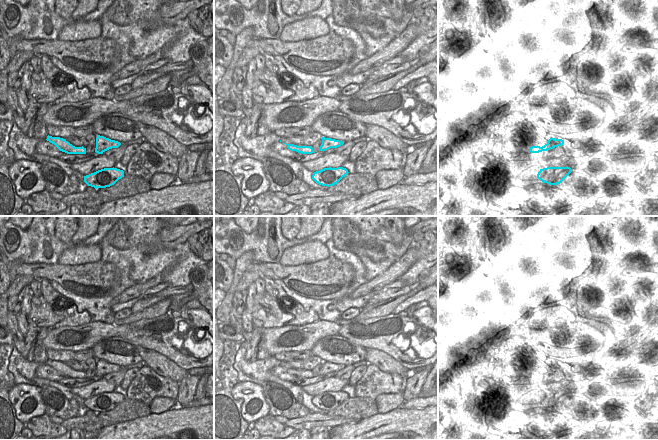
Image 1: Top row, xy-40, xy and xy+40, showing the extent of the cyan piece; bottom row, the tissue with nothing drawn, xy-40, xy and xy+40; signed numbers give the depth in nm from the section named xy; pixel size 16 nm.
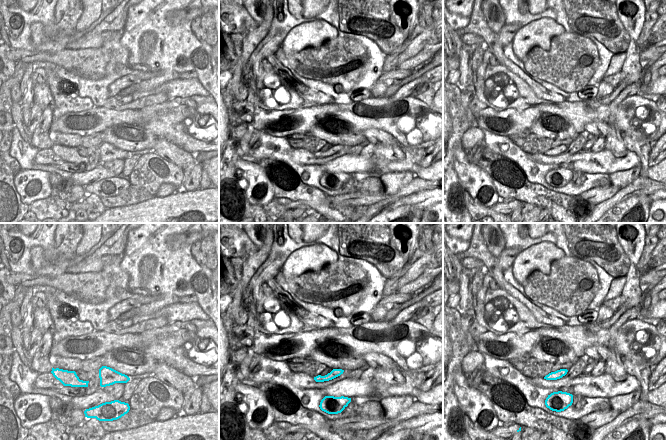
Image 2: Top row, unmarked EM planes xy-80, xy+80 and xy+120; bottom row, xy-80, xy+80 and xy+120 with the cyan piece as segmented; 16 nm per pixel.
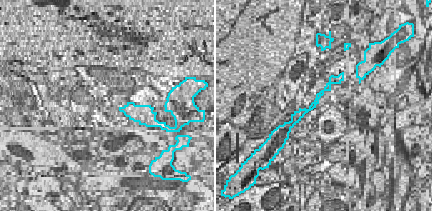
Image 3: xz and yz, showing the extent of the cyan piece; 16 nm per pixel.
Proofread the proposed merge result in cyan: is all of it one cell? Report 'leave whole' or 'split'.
leave whole

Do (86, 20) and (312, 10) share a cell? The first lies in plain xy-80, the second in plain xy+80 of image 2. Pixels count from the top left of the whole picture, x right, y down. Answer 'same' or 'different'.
same

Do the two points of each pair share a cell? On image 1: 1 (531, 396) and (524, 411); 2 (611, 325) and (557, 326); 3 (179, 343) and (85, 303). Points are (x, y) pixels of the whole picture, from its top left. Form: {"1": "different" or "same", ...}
{"1": "different", "2": "same", "3": "different"}

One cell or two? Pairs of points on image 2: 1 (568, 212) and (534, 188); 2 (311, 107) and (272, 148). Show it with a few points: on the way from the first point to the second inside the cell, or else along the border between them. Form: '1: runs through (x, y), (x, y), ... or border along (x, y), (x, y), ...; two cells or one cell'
1: runs through (558, 210), (552, 205), (544, 203), (539, 198); one cell
2: border along (260, 131), (274, 136), (285, 137); two cells

